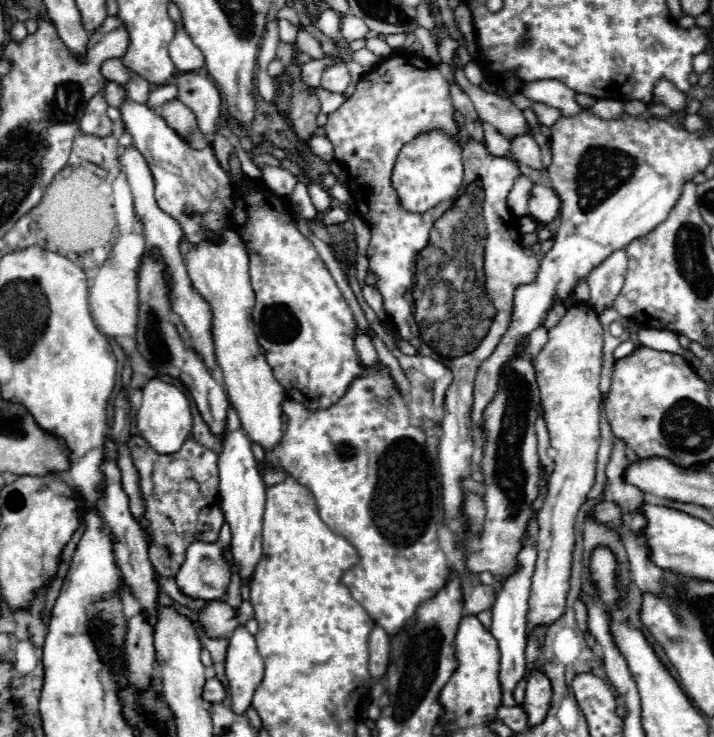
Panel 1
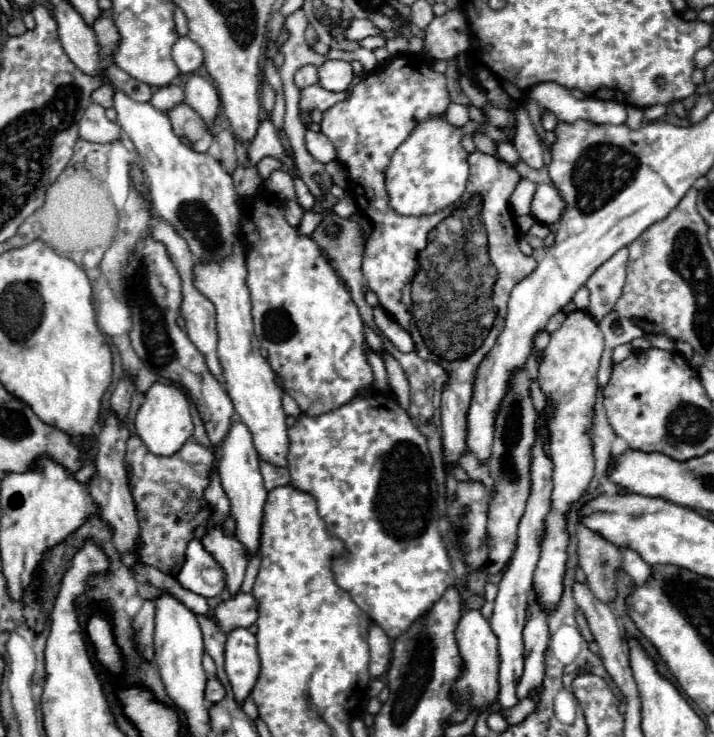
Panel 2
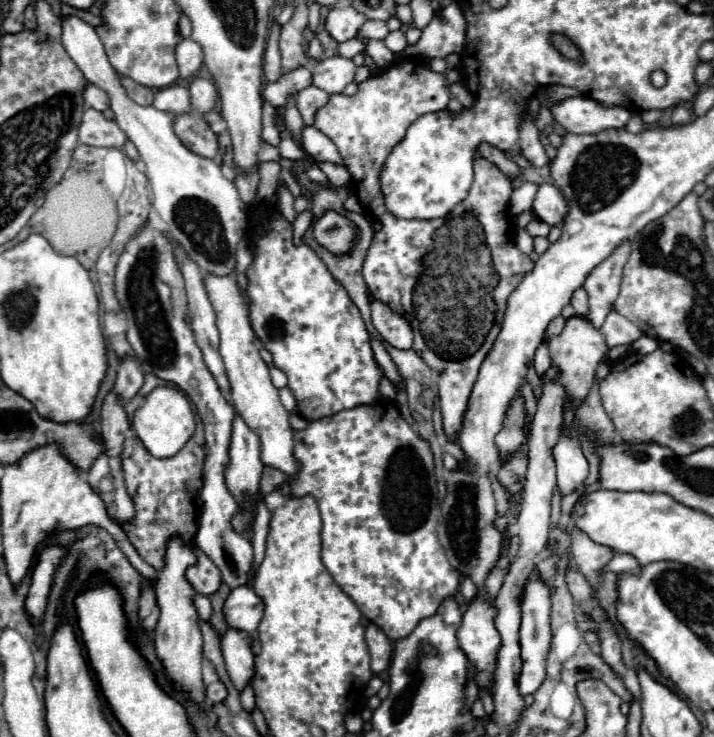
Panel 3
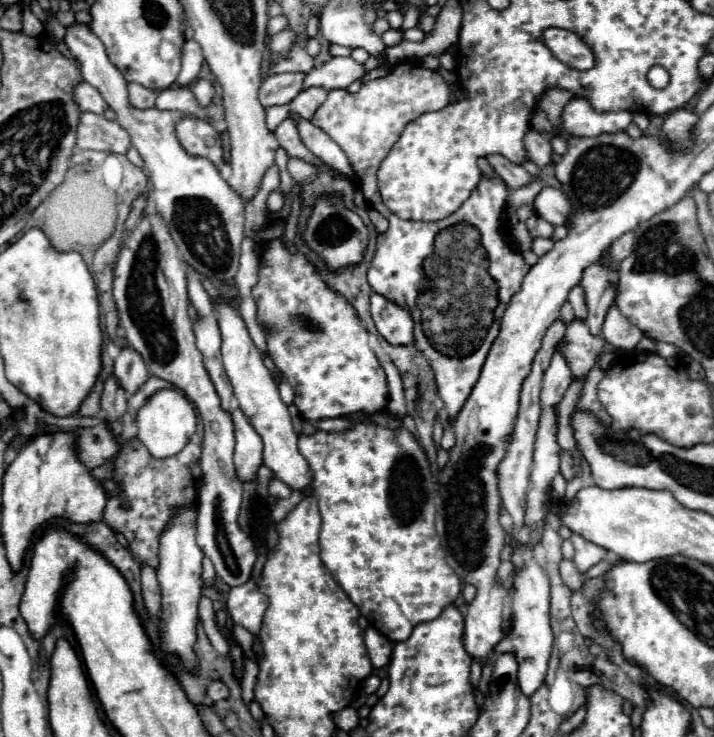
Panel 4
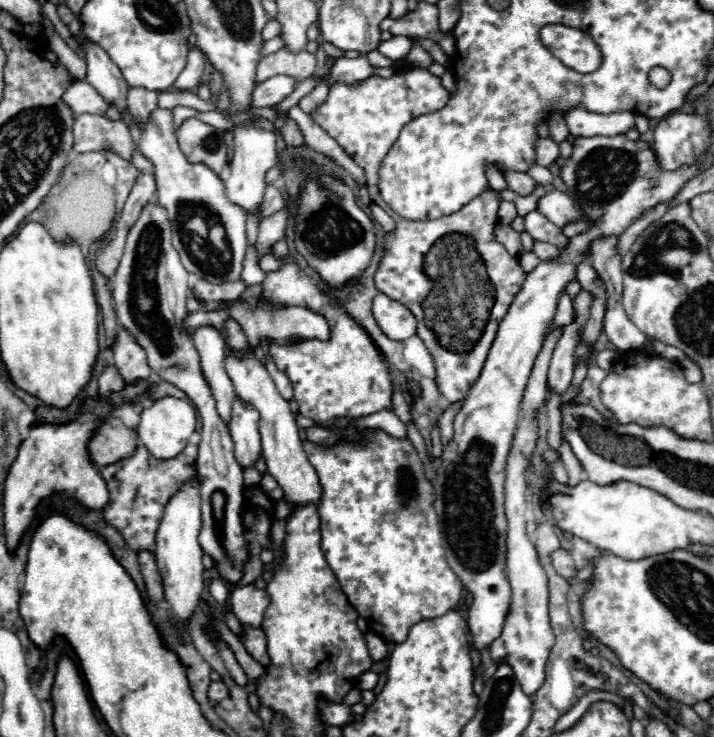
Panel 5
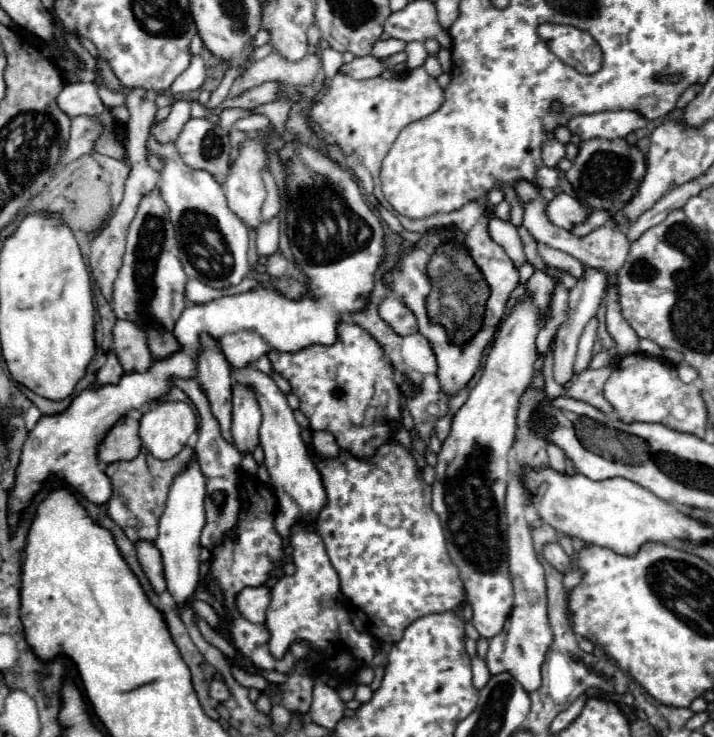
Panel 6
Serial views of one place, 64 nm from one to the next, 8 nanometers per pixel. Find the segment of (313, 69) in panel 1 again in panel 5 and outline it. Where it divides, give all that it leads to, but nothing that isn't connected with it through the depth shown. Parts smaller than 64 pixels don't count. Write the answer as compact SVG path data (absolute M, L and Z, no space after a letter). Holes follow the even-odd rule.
M274 76L264 82L260 82L254 92L252 92L252 108L262 108L262 106L274 106L282 98L286 98L294 90L294 80L290 76Z

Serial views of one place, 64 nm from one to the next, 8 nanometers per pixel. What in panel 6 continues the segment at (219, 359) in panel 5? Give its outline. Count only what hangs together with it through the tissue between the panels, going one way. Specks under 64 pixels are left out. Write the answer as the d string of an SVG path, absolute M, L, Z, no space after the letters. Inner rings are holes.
M202 336L202 352L198 356L198 376L196 376L200 388L204 390L210 410L214 418L220 424L220 432L226 442L234 442L230 434L230 422L232 422L232 376L230 376L230 364L226 362L224 354L220 352L216 340L210 336Z

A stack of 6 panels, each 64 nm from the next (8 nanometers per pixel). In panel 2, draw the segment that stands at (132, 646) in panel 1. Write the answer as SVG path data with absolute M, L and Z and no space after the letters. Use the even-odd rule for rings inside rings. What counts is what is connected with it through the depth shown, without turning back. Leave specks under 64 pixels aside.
M144 600L140 612L132 618L134 626L134 636L140 646L140 652L146 660L154 658L154 648L152 648L152 626L154 626L154 616L156 616L156 606L154 600Z

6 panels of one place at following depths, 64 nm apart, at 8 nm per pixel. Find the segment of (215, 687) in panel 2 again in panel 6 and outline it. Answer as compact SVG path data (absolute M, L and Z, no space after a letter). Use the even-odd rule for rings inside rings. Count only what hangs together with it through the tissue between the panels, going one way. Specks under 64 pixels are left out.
M214 680L214 682L210 684L210 696L212 696L214 700L218 700L218 702L224 702L224 700L230 698L230 690L226 688L226 684L224 684L222 680Z

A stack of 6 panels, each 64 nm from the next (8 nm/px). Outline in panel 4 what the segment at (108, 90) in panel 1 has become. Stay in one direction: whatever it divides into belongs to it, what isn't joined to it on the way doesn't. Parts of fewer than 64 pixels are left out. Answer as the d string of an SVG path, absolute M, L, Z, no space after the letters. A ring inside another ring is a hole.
M80 82L76 88L74 88L74 102L80 106L80 112L94 112L94 114L102 114L108 104L104 102L104 98L100 96L100 92L86 84L86 82Z

